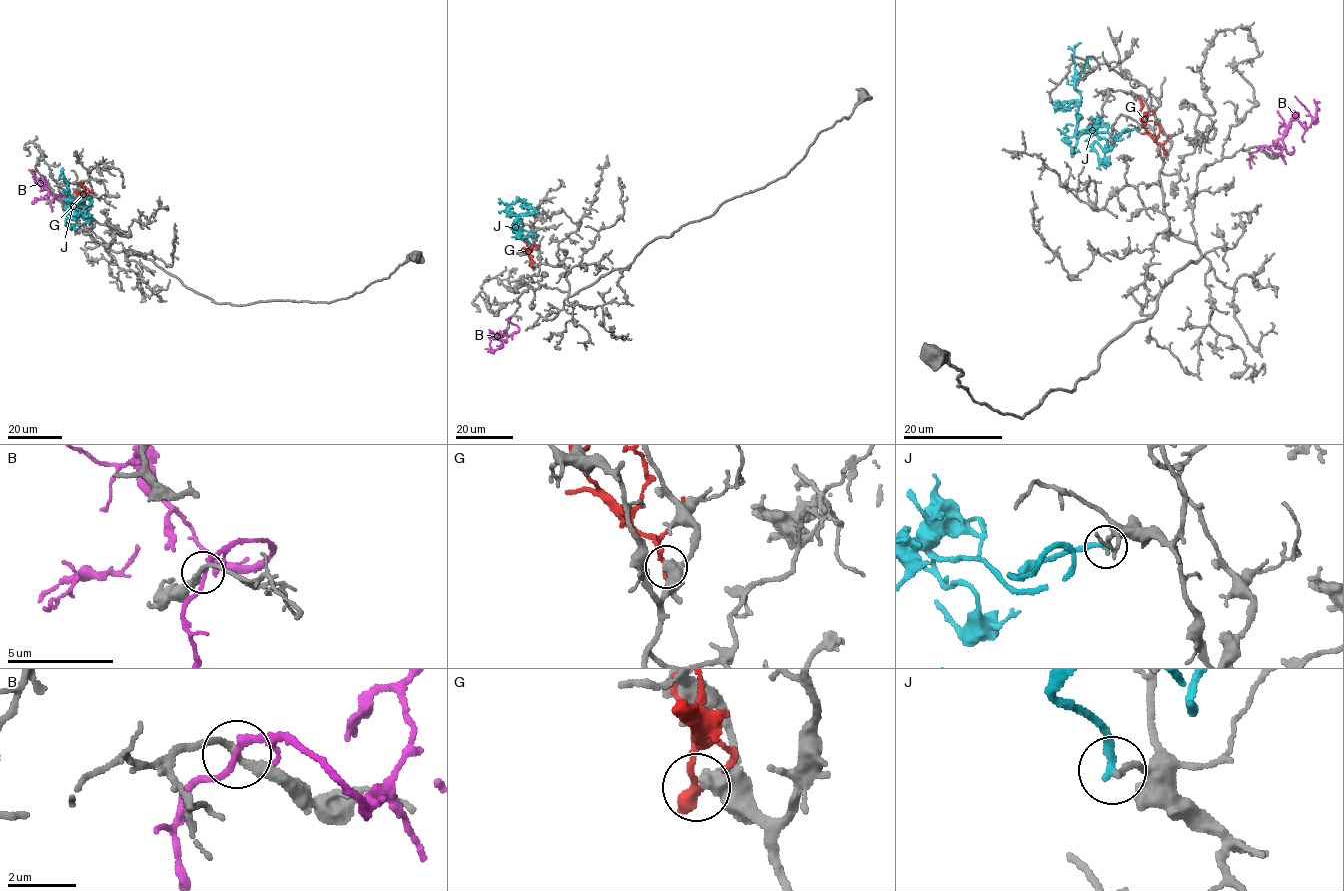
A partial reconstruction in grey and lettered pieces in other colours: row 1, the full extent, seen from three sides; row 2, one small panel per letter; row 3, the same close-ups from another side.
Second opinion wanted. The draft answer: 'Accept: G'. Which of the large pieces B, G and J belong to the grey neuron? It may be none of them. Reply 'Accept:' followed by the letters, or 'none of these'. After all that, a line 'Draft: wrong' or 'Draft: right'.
Accept: none of these
Draft: wrong

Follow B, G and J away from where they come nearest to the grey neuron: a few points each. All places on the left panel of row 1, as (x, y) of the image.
B: (53, 199), (57, 195), (61, 196), (55, 198), (43, 180), (45, 182), (34, 179), (33, 170)
G: (82, 207), (81, 199), (88, 191), (81, 186)
J: (82, 199), (78, 205), (84, 207), (72, 210), (72, 214), (62, 168)

